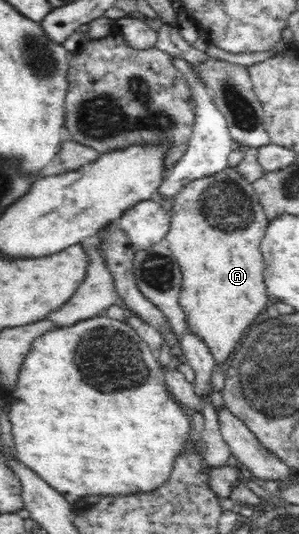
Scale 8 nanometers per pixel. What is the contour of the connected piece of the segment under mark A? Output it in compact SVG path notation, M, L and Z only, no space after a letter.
M229 166L215 175L190 180L173 195L172 202L168 233L162 241L176 256L183 274L180 304L187 312L188 329L203 337L212 350L216 365L221 368L244 331L253 323L272 319L266 310L269 297L263 279L264 258L259 246L269 222L252 183L244 179L237 168Z

